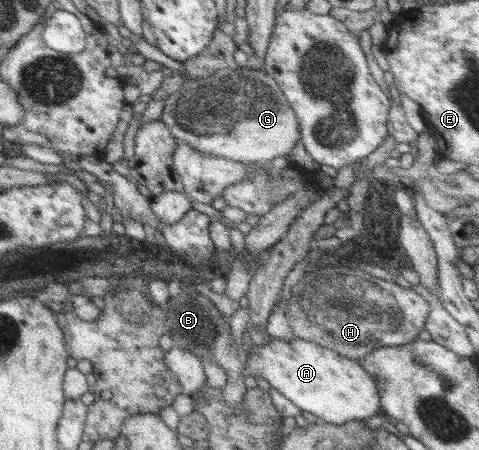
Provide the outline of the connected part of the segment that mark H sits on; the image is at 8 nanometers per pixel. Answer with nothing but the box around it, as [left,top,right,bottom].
[284,265,430,362]

